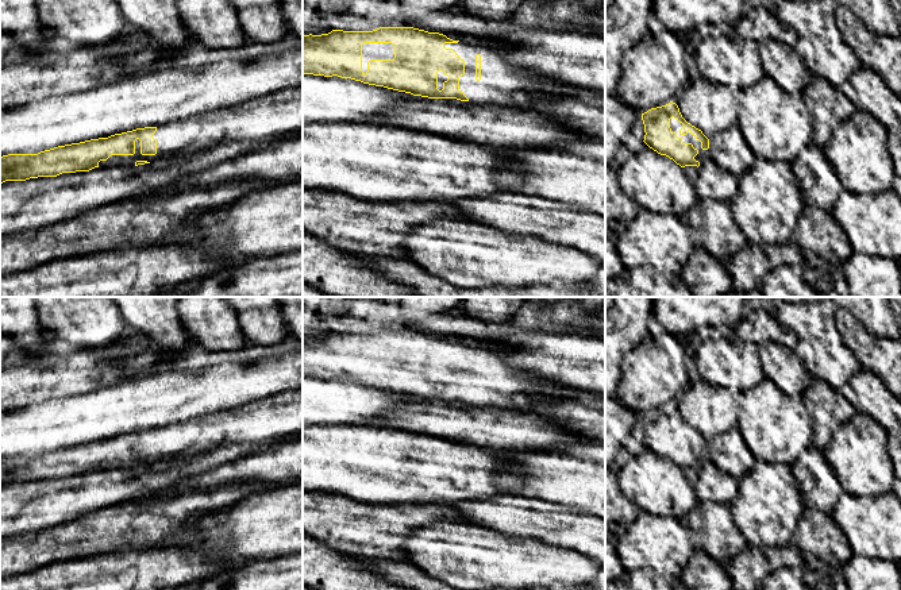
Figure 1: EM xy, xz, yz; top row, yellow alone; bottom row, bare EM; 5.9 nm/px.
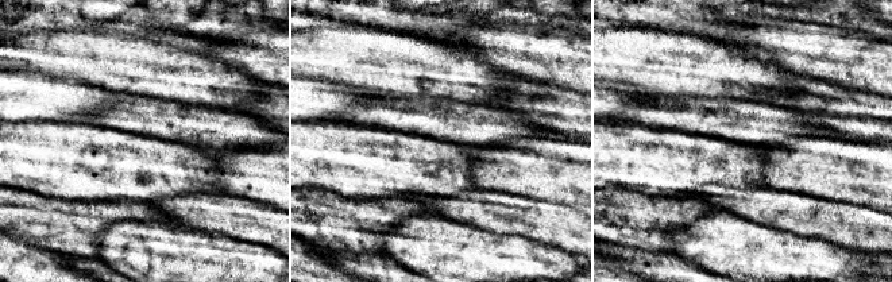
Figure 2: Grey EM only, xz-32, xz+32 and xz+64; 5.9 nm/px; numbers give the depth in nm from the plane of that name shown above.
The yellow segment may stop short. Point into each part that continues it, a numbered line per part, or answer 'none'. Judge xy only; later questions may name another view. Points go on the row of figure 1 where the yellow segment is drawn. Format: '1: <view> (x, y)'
1: xy (280, 114)

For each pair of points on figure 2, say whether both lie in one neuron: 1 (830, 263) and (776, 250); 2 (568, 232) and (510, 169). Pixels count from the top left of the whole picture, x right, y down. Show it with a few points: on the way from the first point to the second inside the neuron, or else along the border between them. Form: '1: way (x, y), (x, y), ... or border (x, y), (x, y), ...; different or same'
1: way (817, 259), (790, 259); same
2: border (506, 192), (544, 199), (552, 204); different

